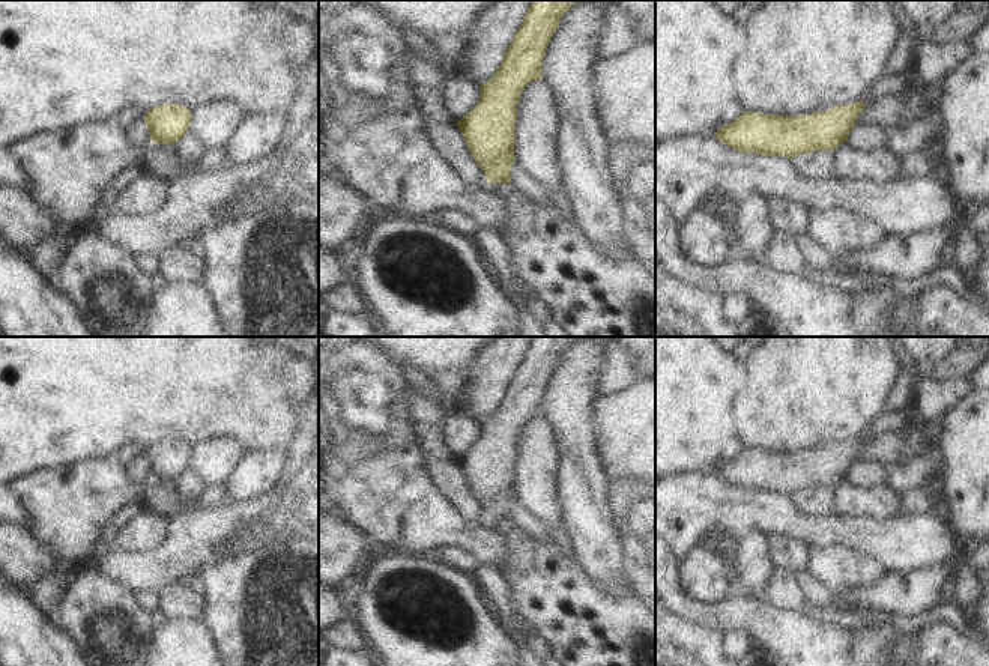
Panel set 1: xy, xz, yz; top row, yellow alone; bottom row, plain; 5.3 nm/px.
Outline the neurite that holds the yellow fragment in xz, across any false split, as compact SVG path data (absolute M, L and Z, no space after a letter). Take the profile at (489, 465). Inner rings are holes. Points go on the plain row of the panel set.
M532 337L496 410L485 421L479 422L481 434L478 440L461 457L455 459L475 499L484 508L487 519L510 522L511 501L516 498L514 466L520 431L529 419L543 416L541 403L547 382L559 364L564 350L579 338L580 337Z

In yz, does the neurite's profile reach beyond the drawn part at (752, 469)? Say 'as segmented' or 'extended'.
as segmented

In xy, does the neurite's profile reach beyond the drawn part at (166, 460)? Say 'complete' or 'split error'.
complete

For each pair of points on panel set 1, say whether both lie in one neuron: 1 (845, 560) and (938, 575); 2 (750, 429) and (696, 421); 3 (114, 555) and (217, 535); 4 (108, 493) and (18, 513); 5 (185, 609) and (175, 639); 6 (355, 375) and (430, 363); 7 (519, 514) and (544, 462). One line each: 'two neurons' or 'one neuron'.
1: two neurons
2: two neurons
3: one neuron
4: two neurons
5: two neurons
6: two neurons
7: two neurons

